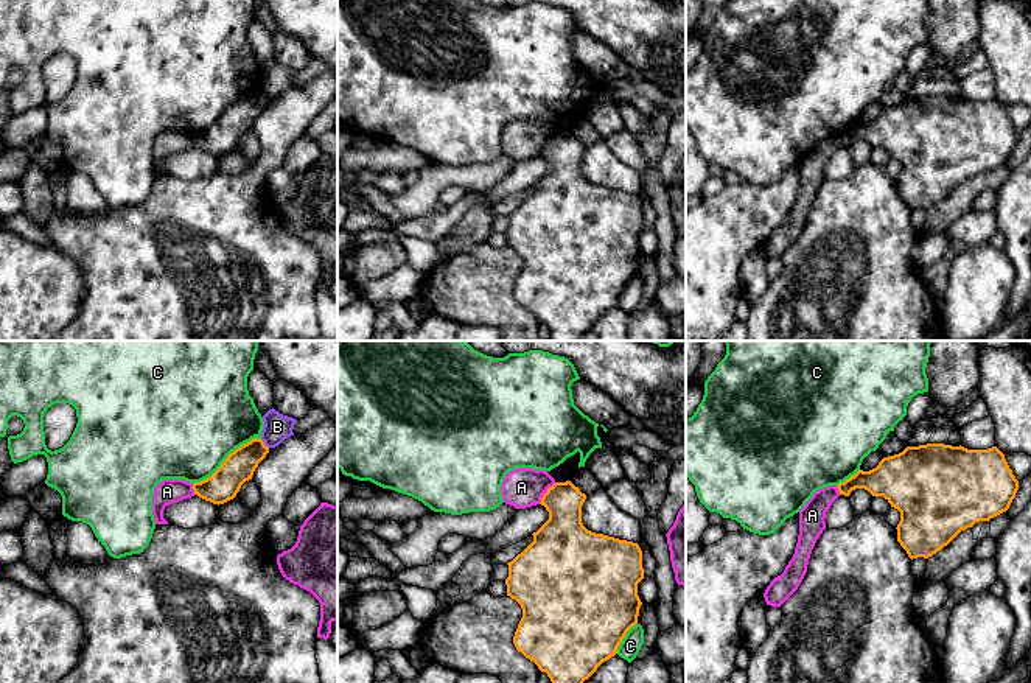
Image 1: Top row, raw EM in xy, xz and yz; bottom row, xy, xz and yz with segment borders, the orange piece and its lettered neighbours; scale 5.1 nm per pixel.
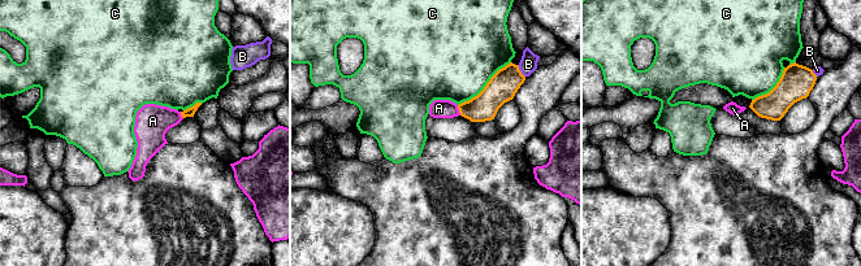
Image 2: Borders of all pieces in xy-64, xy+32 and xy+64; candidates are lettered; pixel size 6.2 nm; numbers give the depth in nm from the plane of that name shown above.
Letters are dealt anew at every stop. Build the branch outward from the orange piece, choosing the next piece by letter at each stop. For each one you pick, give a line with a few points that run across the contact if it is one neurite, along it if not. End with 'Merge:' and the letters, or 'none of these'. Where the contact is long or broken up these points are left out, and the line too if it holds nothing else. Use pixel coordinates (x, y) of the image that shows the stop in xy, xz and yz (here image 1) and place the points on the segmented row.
Merge: none of these

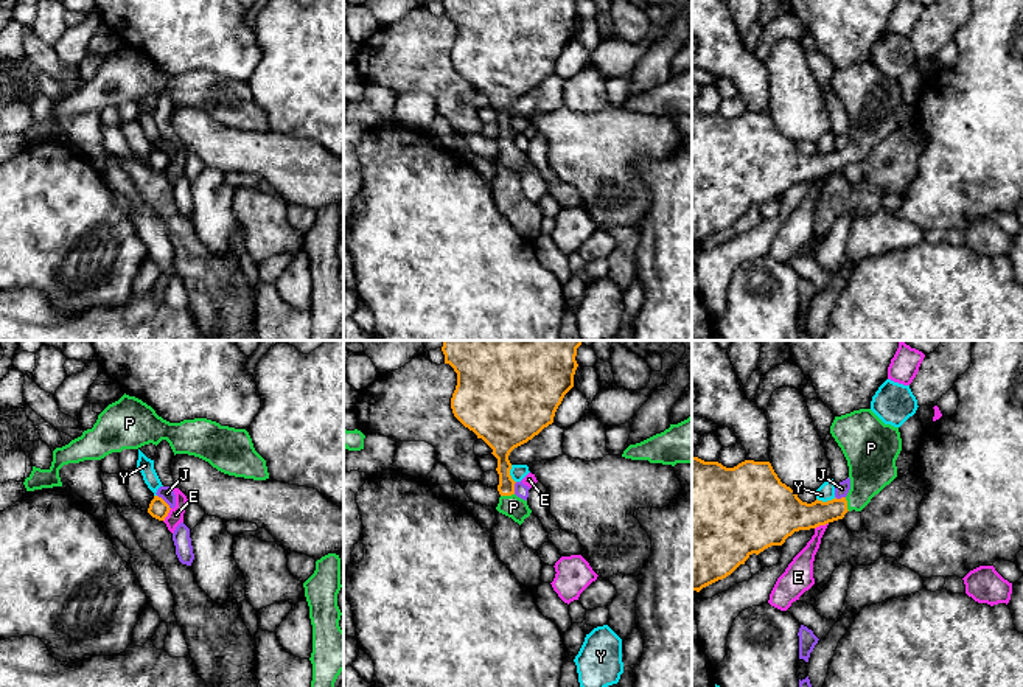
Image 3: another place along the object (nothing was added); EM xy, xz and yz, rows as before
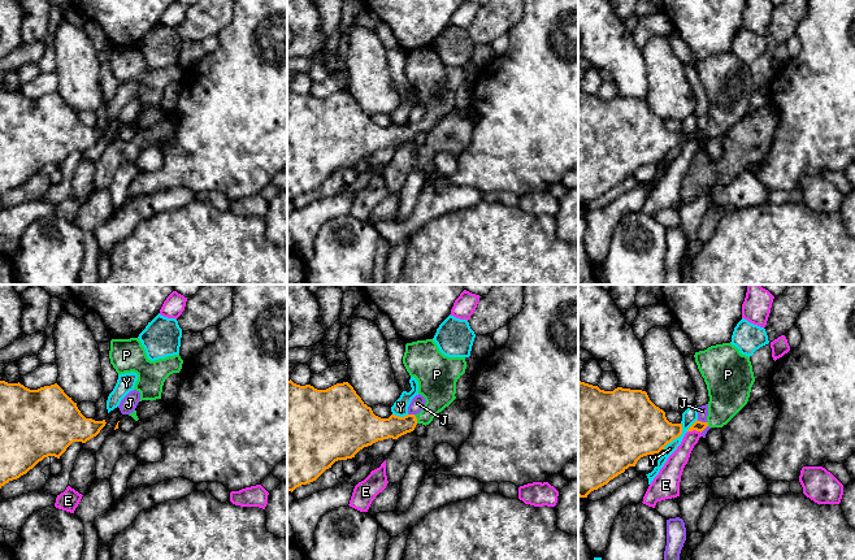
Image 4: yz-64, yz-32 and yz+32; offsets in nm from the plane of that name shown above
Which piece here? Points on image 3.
Merge: P

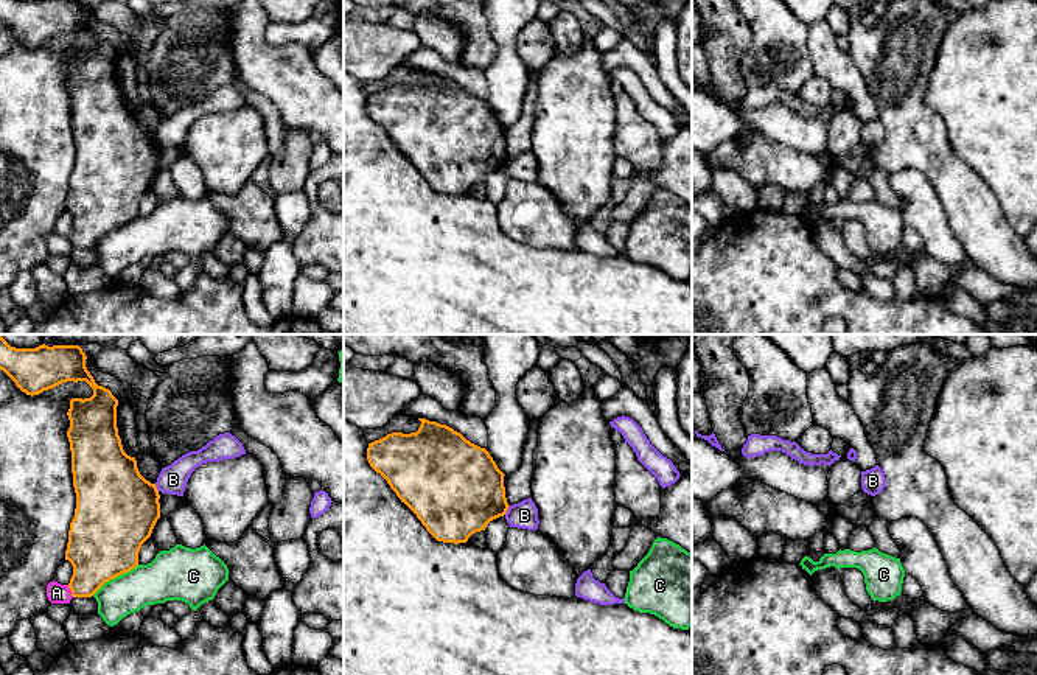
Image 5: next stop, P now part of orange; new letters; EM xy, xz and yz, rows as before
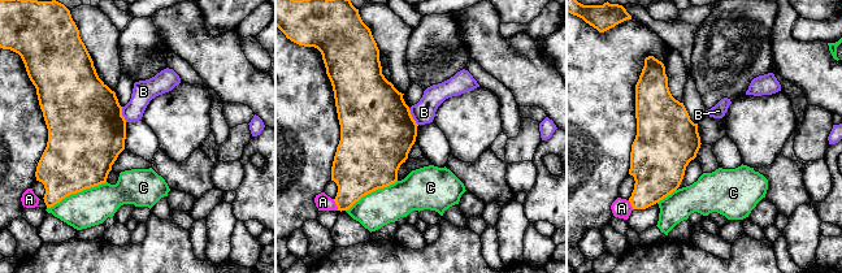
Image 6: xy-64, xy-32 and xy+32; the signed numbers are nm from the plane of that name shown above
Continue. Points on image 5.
Merge: none of these

